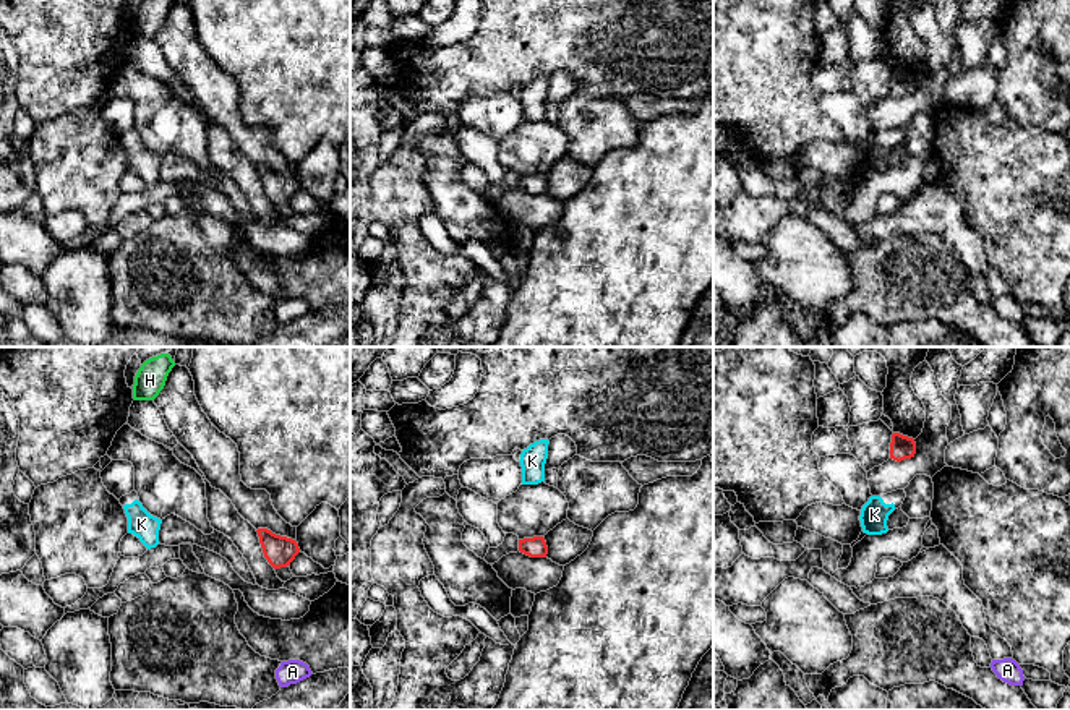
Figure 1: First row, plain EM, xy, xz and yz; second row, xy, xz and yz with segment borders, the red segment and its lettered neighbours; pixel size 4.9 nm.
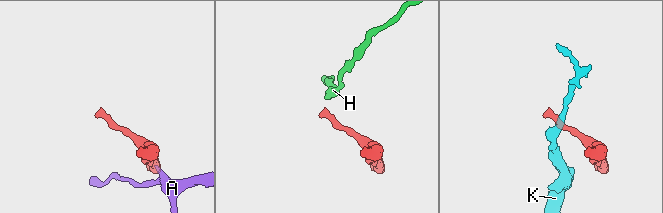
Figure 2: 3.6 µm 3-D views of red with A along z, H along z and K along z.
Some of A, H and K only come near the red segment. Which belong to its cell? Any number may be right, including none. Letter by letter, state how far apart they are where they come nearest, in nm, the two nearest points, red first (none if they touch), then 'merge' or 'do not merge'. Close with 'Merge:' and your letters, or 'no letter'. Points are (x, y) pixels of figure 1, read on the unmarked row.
A: 460 nm apart; from red across xy (279, 205), (289, 297); do not merge
H: 800 nm apart; from red across xy (258, 166), (153, 36); do not merge
K: 200 nm apart; from red across yz (897, 98), (879, 133); do not merge
Merge: no letter

